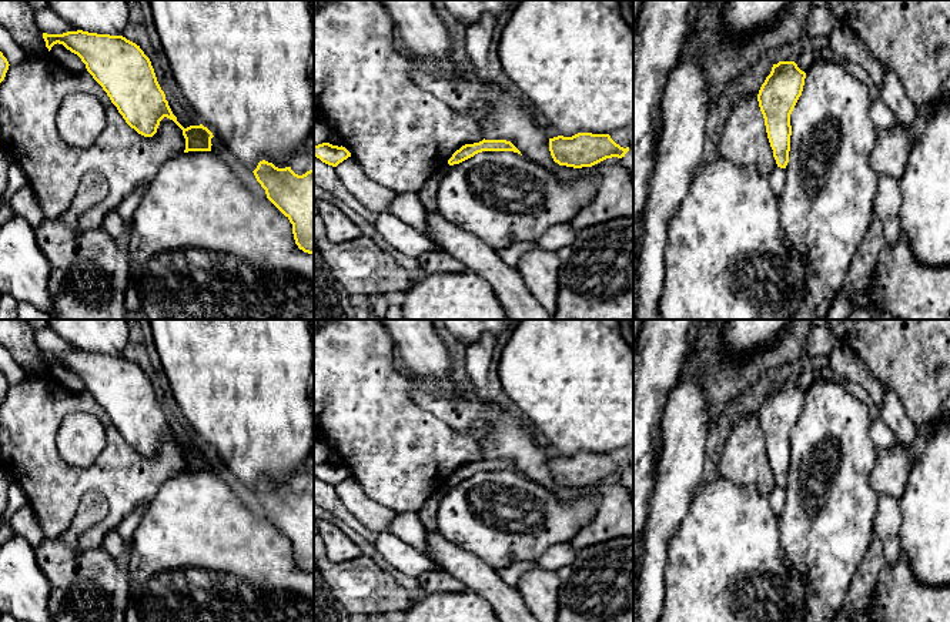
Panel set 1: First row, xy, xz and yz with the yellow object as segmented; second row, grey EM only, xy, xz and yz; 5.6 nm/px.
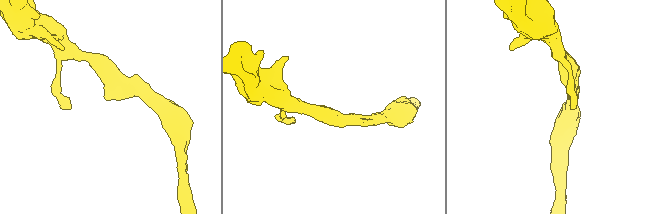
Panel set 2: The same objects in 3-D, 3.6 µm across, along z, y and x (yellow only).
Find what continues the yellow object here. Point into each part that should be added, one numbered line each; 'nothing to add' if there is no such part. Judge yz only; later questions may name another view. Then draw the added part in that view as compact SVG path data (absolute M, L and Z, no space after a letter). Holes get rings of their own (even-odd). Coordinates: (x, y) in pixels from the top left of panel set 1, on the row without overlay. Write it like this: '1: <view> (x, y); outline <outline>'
nothing to add

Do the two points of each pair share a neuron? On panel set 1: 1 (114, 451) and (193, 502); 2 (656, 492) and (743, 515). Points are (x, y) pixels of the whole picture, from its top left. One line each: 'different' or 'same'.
1: different
2: different

